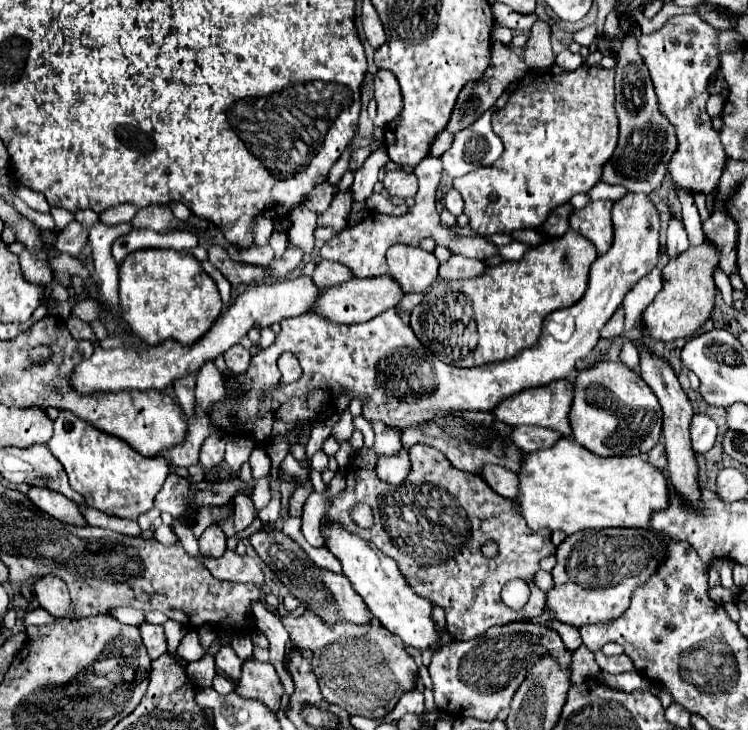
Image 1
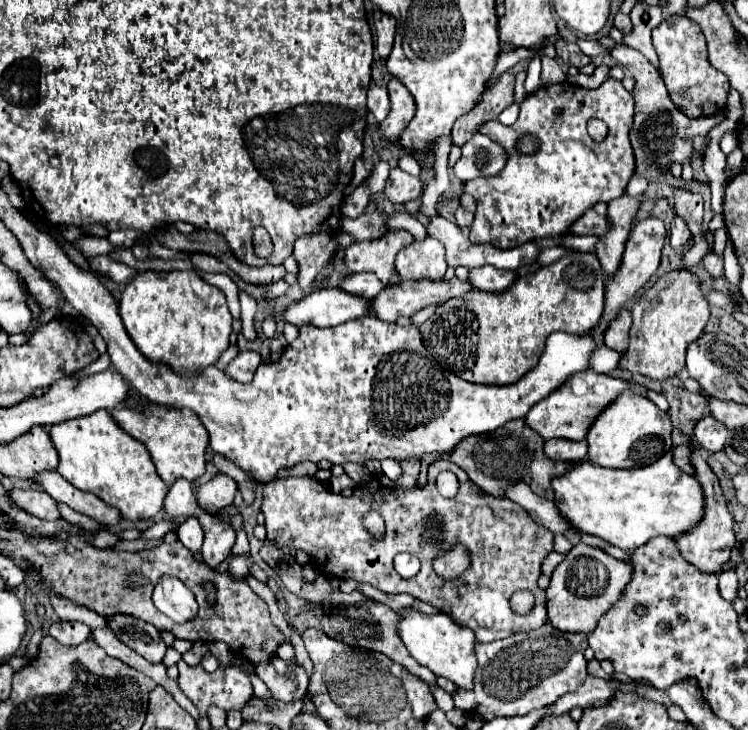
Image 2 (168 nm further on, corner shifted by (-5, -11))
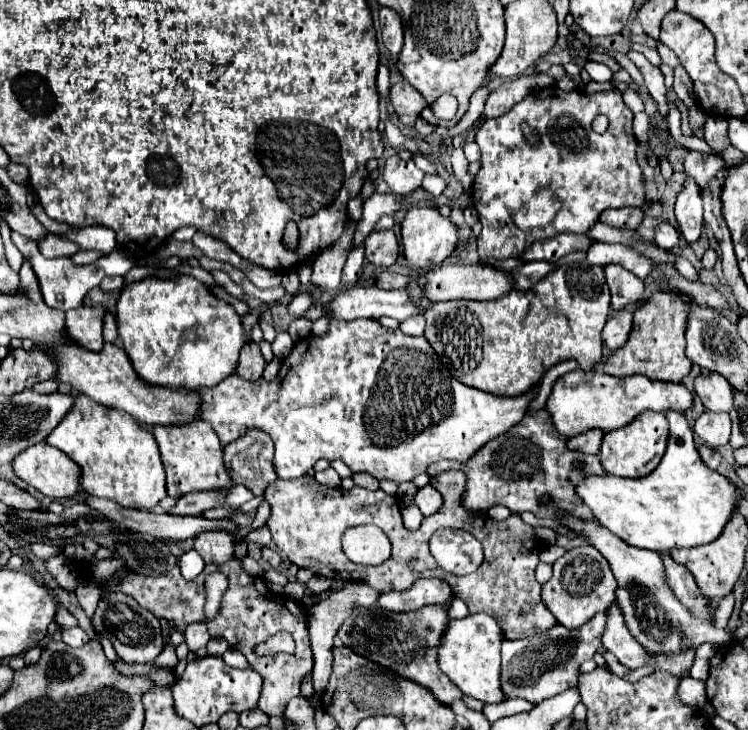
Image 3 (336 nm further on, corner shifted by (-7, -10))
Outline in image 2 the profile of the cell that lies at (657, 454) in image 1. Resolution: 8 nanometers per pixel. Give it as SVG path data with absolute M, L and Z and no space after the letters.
M682 443L682 445L678 445L676 449L674 449L674 463L684 471L684 473L694 473L692 469L694 469L694 465L692 465L692 461L690 461L690 445L688 443Z

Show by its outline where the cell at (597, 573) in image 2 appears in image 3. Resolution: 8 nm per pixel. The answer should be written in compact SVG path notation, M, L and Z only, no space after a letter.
M578 546L568 550L554 562L554 576L542 586L542 602L556 616L558 624L566 628L578 628L586 624L594 614L608 610L616 598L616 578L606 558L594 546Z

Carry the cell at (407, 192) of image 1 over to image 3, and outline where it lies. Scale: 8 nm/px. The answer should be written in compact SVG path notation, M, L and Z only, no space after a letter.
M398 154L390 156L382 168L384 182L394 194L410 194L422 186L424 172L414 166L412 160L402 160Z

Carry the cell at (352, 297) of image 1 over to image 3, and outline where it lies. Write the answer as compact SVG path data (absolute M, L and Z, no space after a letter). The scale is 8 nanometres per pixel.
M448 264L448 266L436 266L434 270L428 270L424 274L426 286L424 286L424 296L430 302L446 302L446 300L494 300L512 290L510 276L494 270L490 266L482 264Z

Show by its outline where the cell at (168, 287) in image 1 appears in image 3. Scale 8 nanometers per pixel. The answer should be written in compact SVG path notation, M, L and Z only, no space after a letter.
M176 274L172 278L144 278L140 282L124 286L116 304L116 322L118 336L138 376L150 384L168 388L198 390L216 386L222 382L222 378L234 374L238 352L246 344L240 316L234 306L214 296L208 286L202 286L190 274Z

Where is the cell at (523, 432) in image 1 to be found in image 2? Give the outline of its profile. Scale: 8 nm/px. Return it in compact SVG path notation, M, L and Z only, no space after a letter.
M548 439L546 455L550 459L580 461L588 455L588 443L586 441L570 441L570 439Z

